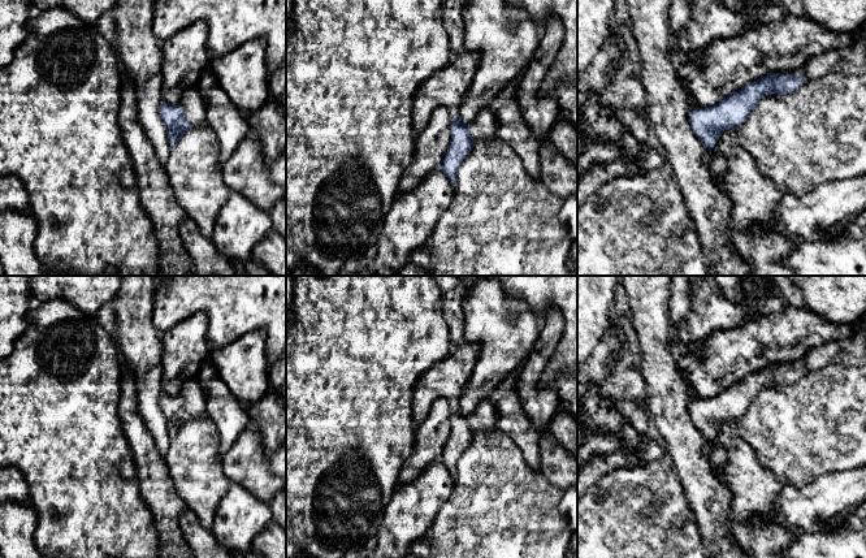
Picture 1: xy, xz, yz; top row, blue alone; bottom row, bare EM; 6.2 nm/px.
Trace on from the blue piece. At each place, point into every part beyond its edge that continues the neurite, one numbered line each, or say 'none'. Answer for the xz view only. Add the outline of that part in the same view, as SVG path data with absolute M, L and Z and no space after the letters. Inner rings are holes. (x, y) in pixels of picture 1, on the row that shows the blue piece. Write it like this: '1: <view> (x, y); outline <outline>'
1: xz (484, 124); outline M484 108L473 118L469 126L469 135L479 140L482 137L492 137L495 133L497 122L488 108Z

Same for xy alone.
1: xy (194, 109); outline M198 86L185 91L179 105L183 108L183 116L191 125L199 126L205 124L205 104Z

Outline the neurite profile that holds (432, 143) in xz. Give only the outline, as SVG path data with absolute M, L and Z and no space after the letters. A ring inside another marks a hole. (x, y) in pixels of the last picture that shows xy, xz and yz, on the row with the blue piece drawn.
M441 105L433 111L428 125L417 133L415 155L402 174L399 194L412 191L426 176L440 169L451 142L453 117L454 111Z

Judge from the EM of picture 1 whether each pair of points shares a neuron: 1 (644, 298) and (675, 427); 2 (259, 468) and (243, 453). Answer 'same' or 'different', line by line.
1: same
2: same

